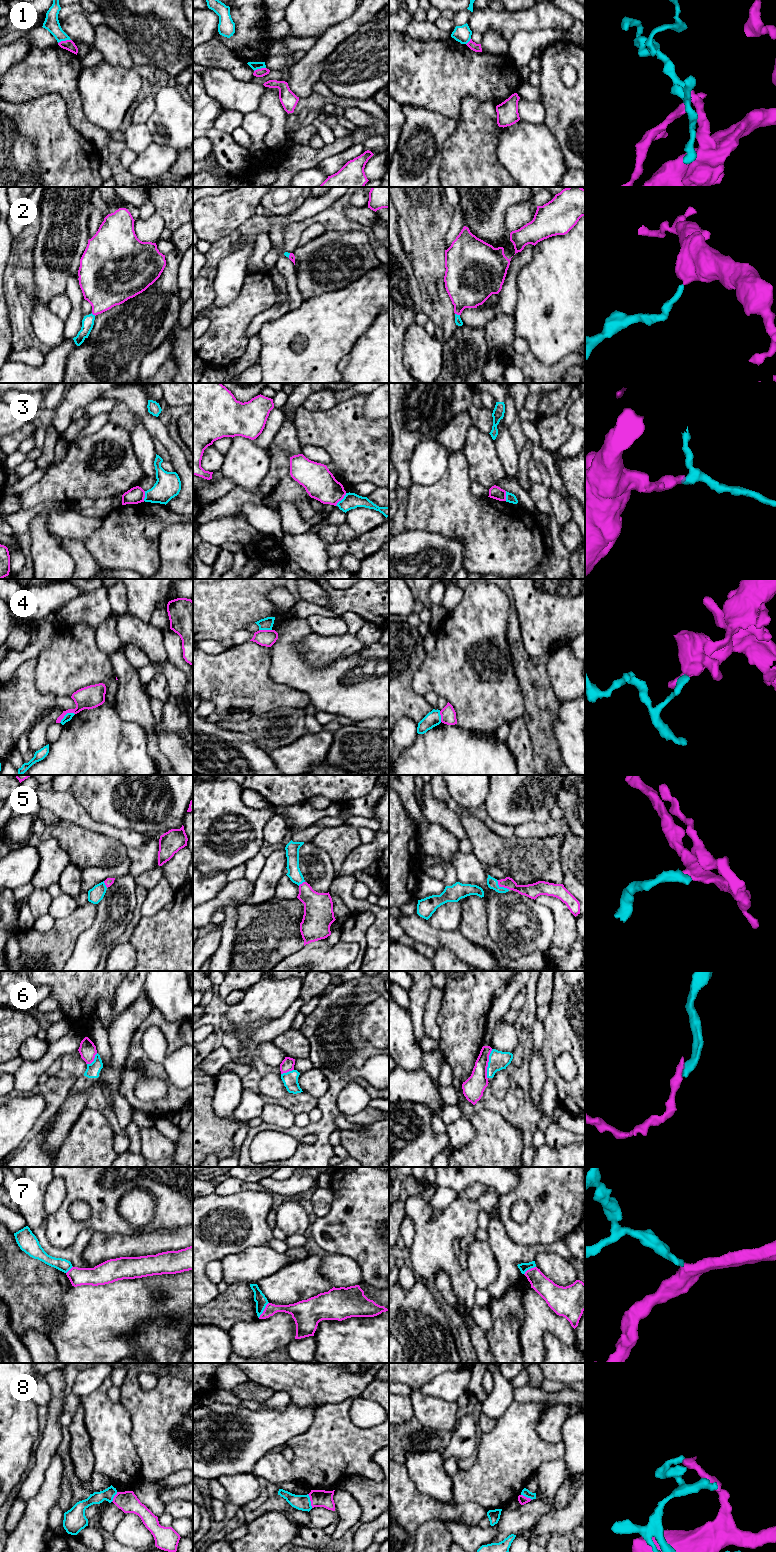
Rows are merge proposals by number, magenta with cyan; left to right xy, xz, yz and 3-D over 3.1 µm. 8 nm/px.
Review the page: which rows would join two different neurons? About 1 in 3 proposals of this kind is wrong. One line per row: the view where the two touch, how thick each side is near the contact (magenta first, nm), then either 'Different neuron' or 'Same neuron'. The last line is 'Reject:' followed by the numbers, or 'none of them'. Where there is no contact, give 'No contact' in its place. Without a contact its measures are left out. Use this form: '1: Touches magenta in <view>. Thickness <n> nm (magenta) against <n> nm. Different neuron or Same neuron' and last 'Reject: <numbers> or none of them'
1: Touches magenta in xy. Thickness 90 nm (magenta) against 120 nm. Different neuron
2: Touches magenta in yz. Thickness 360 nm (magenta) against 60 nm. Same neuron
3: Touches magenta in xz. Thickness 240 nm (magenta) against 130 nm. Different neuron
4: Touches magenta in xy. Thickness 180 nm (magenta) against 60 nm. Different neuron
5: Touches magenta in yz. Thickness 120 nm (magenta) against 90 nm. Same neuron
6: Touches magenta in yz. Thickness 170 nm (magenta) against 160 nm. Different neuron
7: Touches magenta in xz. Thickness 100 nm (magenta) against 100 nm. Different neuron
8: Touches magenta in xz. Thickness 140 nm (magenta) against 130 nm. Different neuron
Reject: 1, 3, 4, 6, 7, 8

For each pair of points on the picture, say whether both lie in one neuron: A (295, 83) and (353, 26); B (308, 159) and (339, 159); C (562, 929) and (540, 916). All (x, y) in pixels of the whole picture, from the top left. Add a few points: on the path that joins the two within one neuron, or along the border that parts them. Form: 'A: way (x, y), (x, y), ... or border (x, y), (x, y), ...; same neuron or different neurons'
A: way (310, 67), (315, 57), (337, 35); same neuron
B: border (346, 150), (325, 157), (315, 166); different neurons
C: border (541, 904), (554, 919), (554, 935), (548, 947); different neurons

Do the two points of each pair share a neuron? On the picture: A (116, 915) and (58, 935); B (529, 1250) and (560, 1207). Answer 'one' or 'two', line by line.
A: two
B: two

